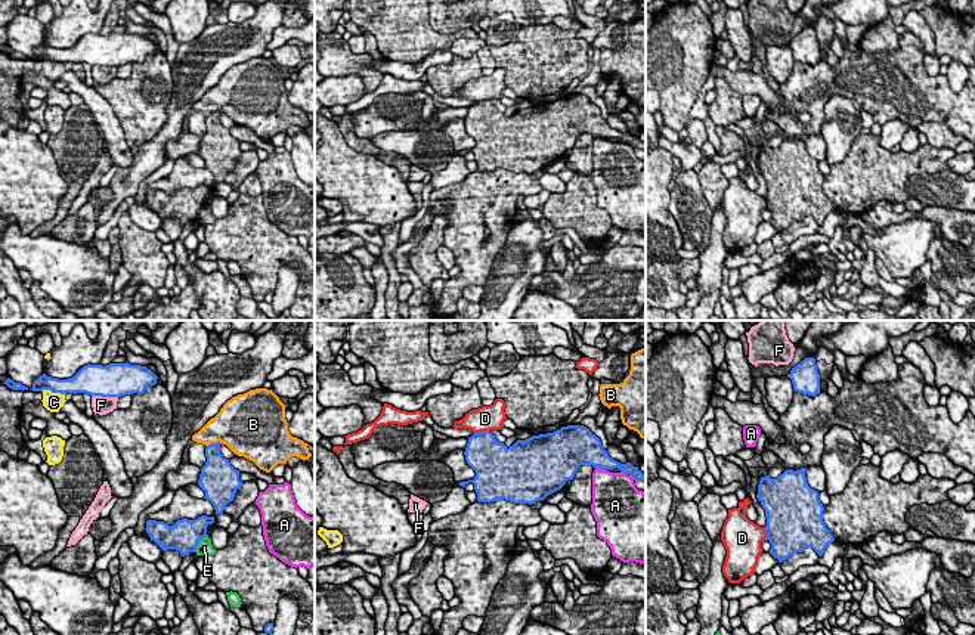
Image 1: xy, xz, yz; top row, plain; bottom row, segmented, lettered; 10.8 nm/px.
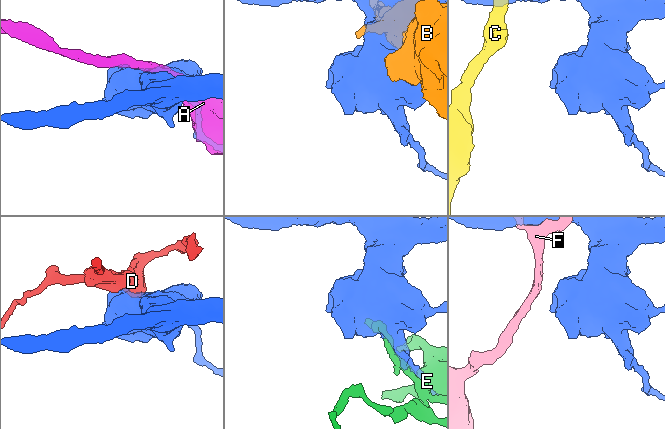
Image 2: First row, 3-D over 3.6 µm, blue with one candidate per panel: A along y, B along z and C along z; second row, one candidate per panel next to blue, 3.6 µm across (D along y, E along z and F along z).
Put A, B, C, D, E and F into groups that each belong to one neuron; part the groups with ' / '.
A / B / C / D / E / F

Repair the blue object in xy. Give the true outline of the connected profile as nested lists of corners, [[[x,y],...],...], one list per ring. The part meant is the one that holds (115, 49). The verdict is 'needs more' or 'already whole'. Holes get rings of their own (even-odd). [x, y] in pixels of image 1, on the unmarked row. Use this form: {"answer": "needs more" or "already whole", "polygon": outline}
{"answer": "already whole", "polygon": [[[109,32],[102,34],[86,34],[72,47],[58,49],[40,44],[30,59],[52,62],[86,62],[102,66],[121,66],[126,64],[143,64],[149,55],[157,53],[158,46],[140,34],[130,32]]]}

